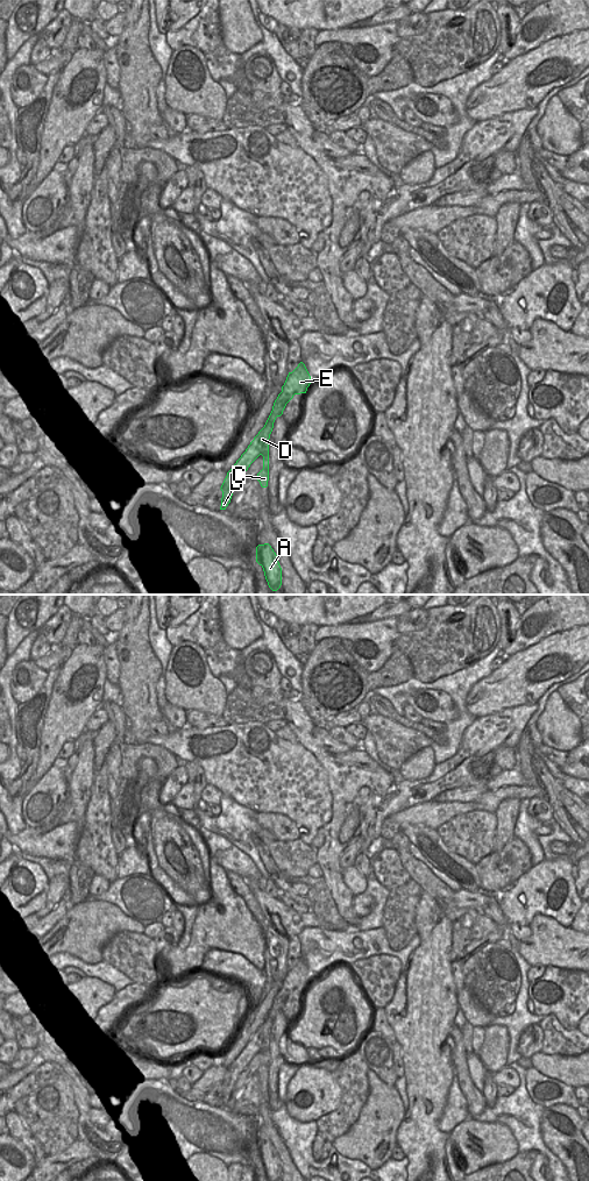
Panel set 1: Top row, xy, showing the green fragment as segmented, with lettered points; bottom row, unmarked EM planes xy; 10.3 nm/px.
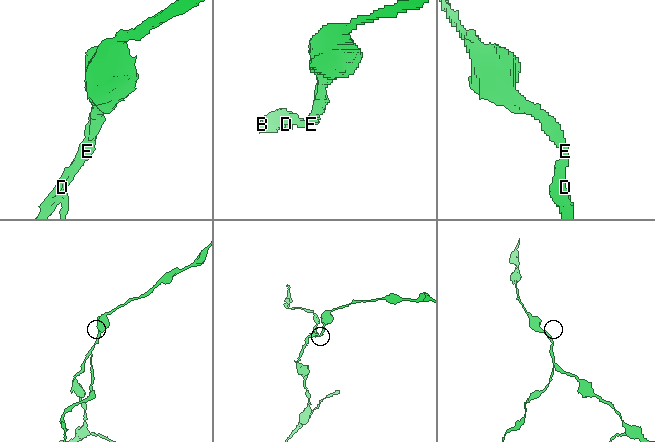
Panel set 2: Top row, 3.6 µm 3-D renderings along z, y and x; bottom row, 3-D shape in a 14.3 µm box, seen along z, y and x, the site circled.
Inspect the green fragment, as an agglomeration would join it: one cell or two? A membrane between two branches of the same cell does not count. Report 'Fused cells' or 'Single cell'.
Fused cells

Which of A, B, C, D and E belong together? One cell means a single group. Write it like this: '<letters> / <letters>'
A C / B D E

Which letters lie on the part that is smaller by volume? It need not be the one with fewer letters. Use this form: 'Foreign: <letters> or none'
Foreign: A, C

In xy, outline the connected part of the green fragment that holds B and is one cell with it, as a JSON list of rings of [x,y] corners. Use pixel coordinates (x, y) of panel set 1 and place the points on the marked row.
[[[300,362],[292,372],[289,372],[286,380],[282,386],[282,392],[275,400],[272,411],[264,427],[254,437],[234,467],[227,472],[227,476],[220,488],[222,491],[220,510],[226,510],[230,503],[237,481],[246,474],[250,464],[260,455],[262,455],[262,453],[269,446],[269,439],[276,418],[283,414],[286,404],[293,398],[294,394],[306,393],[311,383],[311,376],[303,362]]]

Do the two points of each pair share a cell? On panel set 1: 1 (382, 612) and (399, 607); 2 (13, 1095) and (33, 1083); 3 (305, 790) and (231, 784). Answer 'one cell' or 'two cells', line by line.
1: one cell
2: one cell
3: one cell

